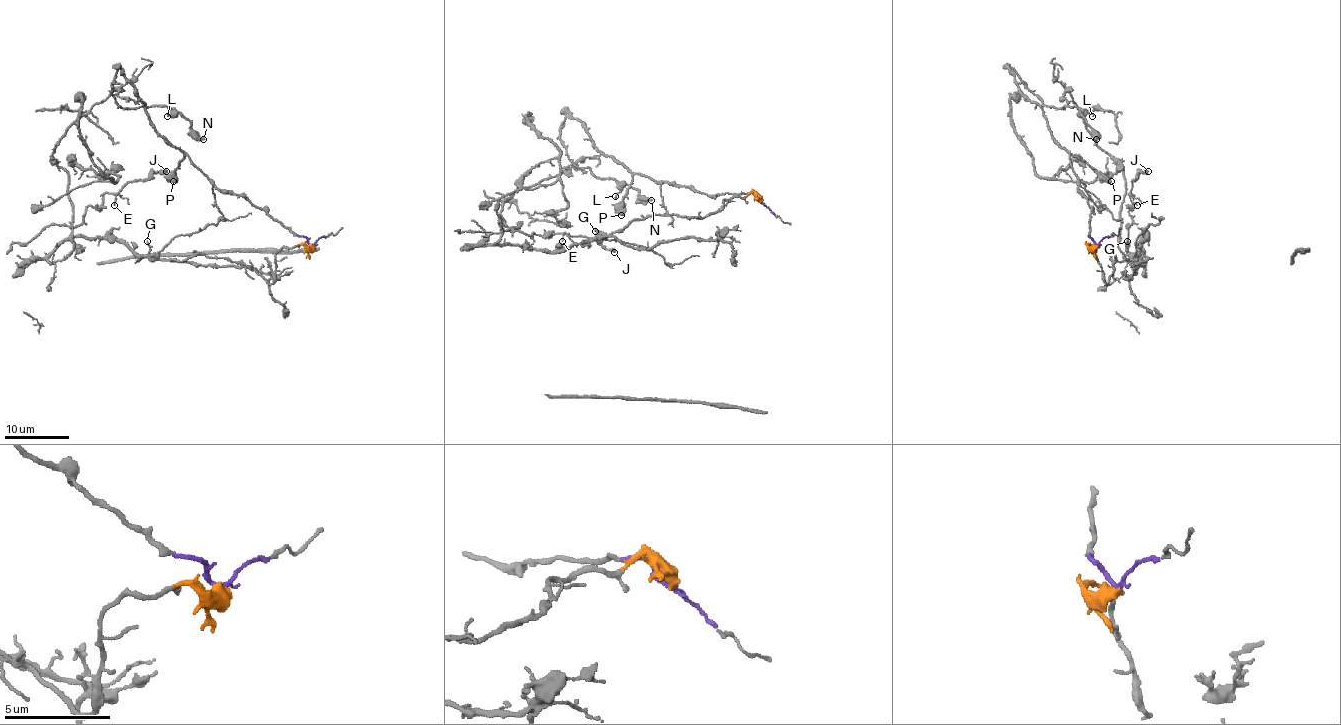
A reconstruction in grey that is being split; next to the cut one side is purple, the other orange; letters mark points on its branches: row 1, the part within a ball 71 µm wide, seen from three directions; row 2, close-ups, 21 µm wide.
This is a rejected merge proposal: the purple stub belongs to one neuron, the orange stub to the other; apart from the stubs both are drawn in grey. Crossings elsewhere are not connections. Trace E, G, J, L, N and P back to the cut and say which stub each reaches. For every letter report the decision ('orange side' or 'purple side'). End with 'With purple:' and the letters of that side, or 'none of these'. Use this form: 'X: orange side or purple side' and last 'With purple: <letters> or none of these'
E: orange side
G: orange side
J: orange side
L: purple side
N: purple side
P: purple side
With purple: L, N, P

